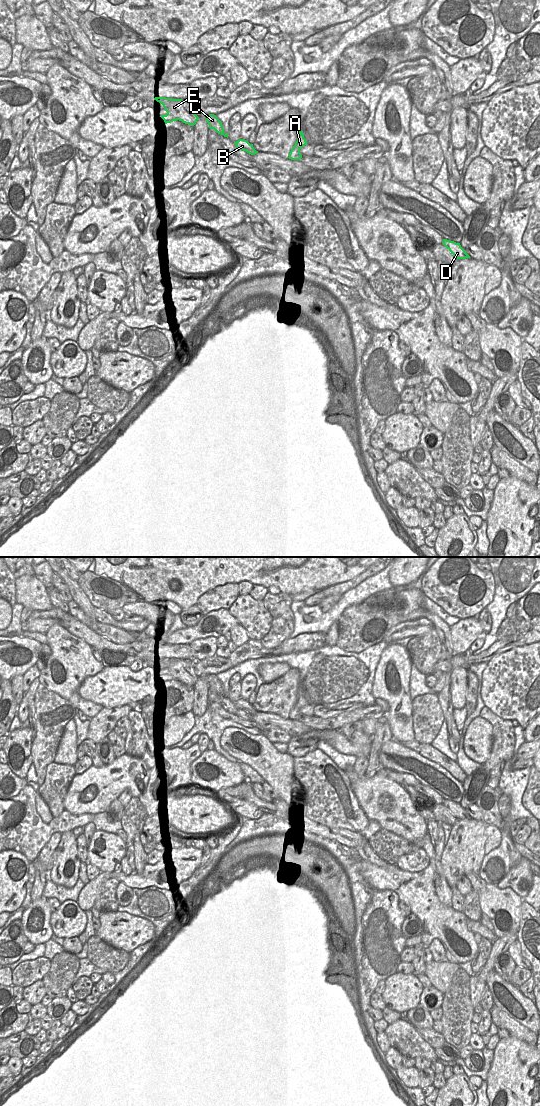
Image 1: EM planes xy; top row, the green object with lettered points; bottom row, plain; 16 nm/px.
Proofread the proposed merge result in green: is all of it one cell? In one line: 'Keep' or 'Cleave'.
Cleave.

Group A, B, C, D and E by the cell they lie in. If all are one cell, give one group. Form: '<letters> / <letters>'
A B C D / E

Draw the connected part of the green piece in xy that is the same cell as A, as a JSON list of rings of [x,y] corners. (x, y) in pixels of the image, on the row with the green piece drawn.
[[[300,130],[299,135],[298,135],[298,139],[295,142],[295,145],[293,146],[293,148],[291,149],[288,158],[291,160],[300,160],[302,158],[302,155],[300,153],[300,149],[305,145],[307,145],[307,141],[304,138],[303,131]]]

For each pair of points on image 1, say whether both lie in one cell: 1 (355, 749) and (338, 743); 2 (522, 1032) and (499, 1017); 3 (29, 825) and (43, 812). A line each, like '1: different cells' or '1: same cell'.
1: same cell
2: same cell
3: different cells

